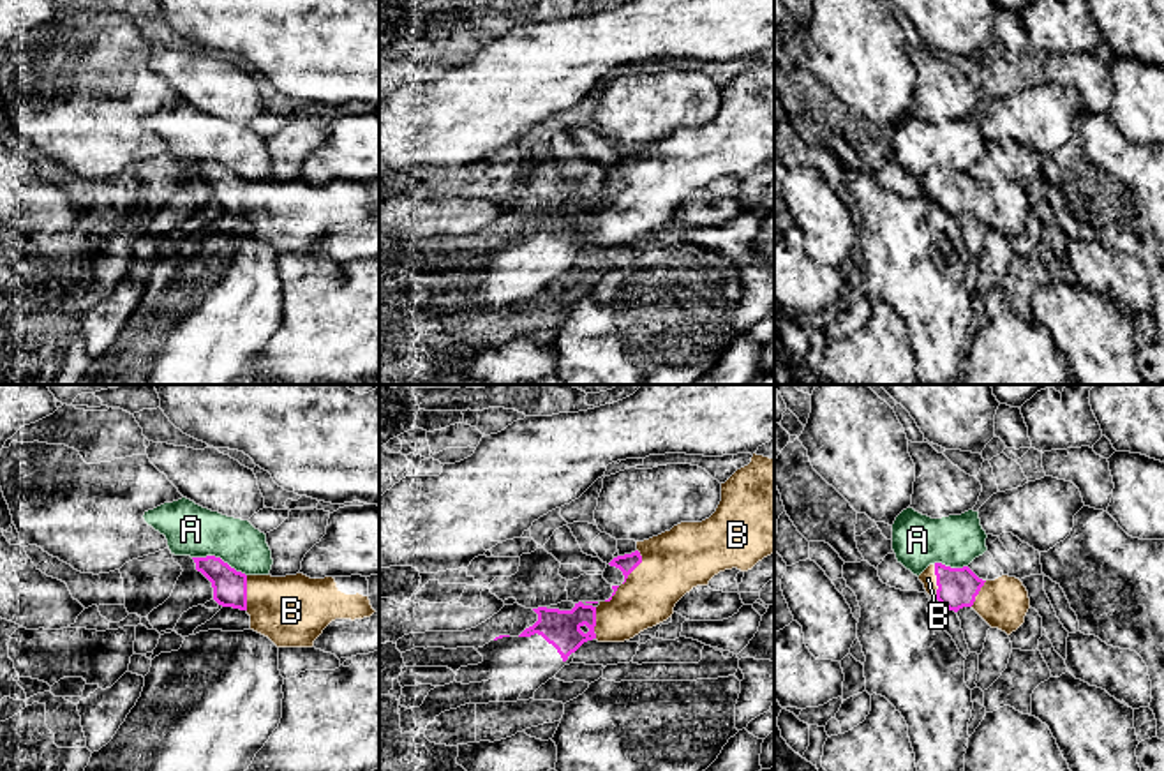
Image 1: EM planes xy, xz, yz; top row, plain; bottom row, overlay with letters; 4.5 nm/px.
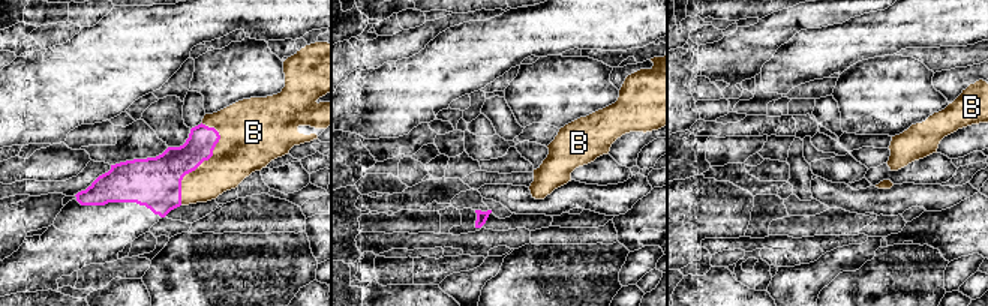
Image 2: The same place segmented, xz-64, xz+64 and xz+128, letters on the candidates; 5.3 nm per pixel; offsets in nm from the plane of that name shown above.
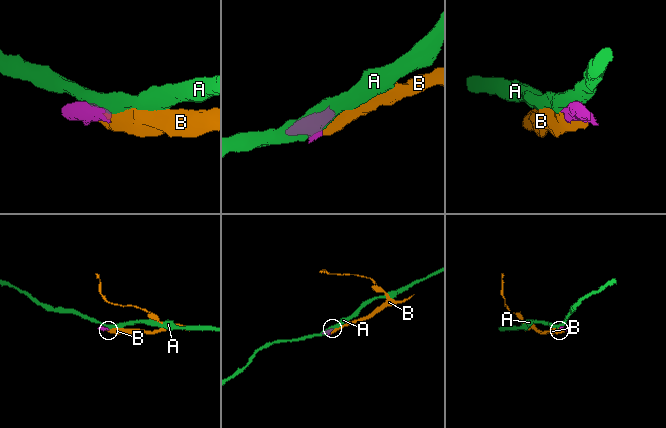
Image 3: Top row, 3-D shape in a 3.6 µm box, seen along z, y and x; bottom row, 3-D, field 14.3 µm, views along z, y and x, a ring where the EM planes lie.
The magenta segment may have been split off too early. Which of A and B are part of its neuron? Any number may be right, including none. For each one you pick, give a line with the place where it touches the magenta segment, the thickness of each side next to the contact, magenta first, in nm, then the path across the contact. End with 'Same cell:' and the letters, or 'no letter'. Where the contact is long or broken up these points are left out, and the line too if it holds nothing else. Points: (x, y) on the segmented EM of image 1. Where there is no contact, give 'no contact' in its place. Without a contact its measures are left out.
B: contact xy (246, 593); calibres 160 and 320 nm
Same cell: B

